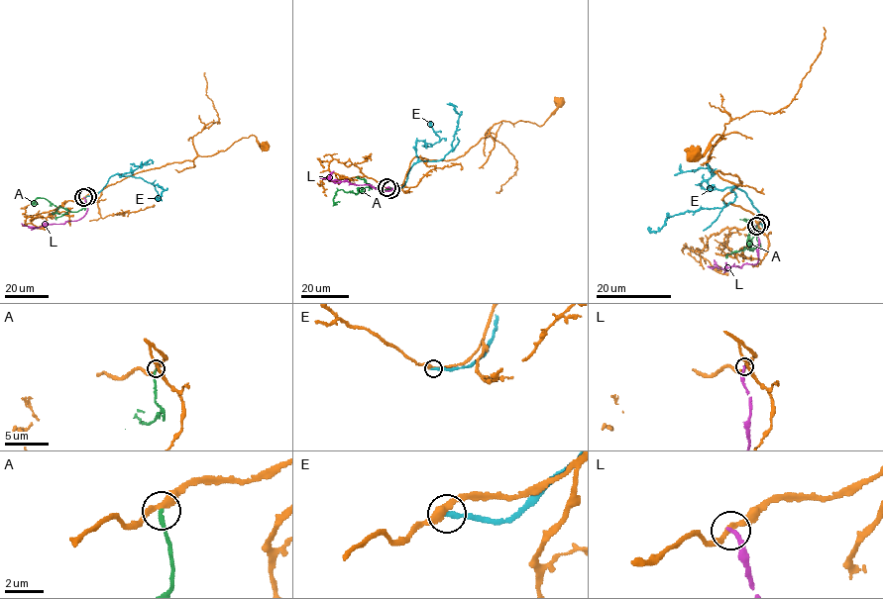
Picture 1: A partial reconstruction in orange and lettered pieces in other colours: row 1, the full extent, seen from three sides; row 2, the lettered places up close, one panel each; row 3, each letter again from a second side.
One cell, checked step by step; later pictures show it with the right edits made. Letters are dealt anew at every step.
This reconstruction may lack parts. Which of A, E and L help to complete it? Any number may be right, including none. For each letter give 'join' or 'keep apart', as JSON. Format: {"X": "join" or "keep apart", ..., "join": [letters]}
{"A": "join", "E": "keep apart", "L": "keep apart", "join": ["A"]}

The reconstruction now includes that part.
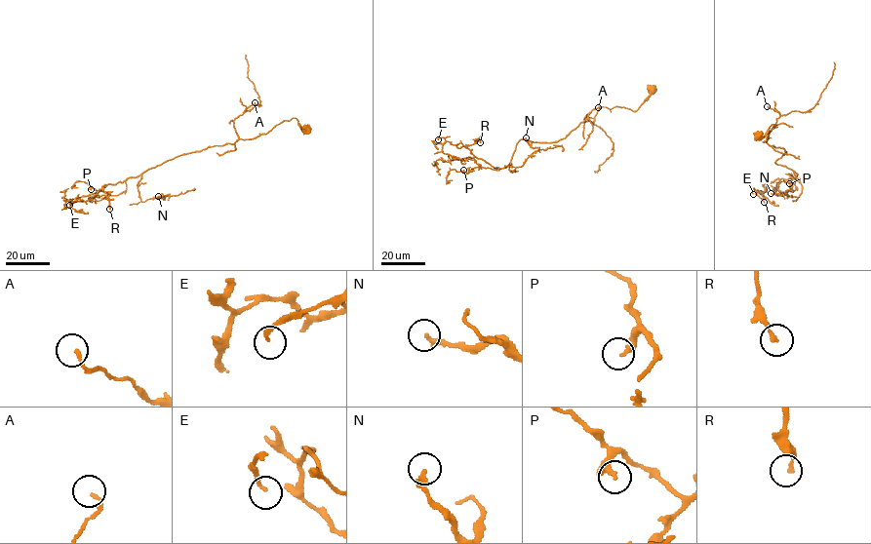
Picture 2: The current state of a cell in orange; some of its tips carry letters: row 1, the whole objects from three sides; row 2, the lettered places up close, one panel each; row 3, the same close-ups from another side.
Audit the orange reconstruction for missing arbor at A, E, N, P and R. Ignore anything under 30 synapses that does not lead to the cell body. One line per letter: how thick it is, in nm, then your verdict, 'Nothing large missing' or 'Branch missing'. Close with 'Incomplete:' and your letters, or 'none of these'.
A: Thickness 130 nm. Nothing large missing
E: Thickness 170 nm. Nothing large missing
N: Thickness 240 nm. Nothing large missing
P: Thickness 180 nm. Nothing large missing
R: Thickness 180 nm. Nothing large missing
Incomplete: none of these

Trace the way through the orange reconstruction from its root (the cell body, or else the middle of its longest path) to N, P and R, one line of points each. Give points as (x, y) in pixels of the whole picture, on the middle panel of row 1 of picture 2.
N: (652, 90), (634, 111), (593, 108), (557, 141), (520, 139), (511, 172), (538, 149), (526, 137)
P: (652, 90), (634, 111), (616, 106), (593, 108), (557, 141), (520, 139), (506, 167), (463, 170)
R: (652, 90), (634, 111), (593, 108), (557, 141), (520, 139), (504, 168), (493, 167), (465, 146), (480, 142)

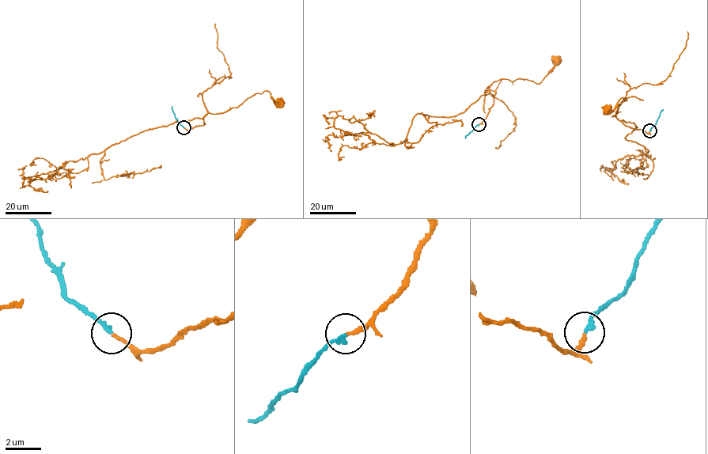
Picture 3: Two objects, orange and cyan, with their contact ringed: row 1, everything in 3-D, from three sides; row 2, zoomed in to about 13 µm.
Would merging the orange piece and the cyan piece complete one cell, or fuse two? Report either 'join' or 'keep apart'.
join

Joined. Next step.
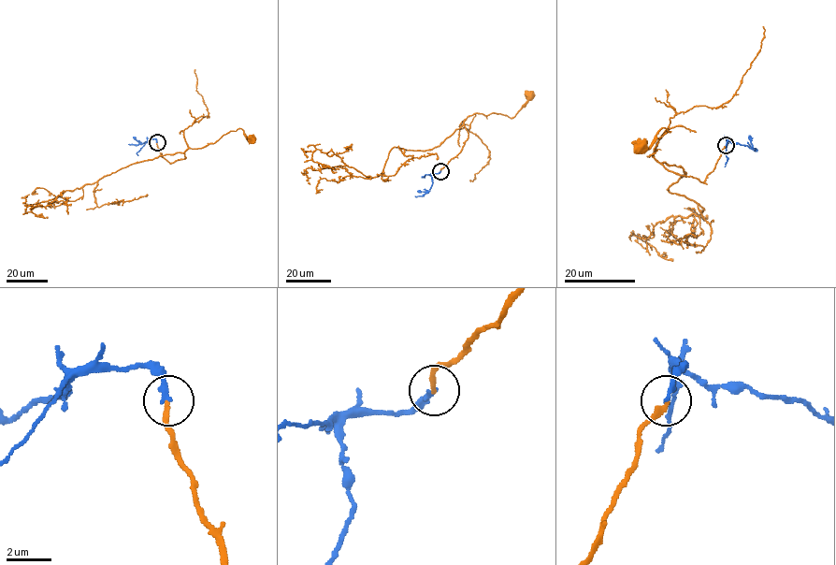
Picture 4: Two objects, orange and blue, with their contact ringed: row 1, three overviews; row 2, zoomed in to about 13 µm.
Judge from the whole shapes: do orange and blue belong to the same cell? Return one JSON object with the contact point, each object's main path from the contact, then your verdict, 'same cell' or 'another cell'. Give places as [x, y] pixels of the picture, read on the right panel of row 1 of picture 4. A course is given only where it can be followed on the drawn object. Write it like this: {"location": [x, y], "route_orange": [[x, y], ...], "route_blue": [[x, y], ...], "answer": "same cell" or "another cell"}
{"location": [726, 145], "route_orange": [[726, 145], [702, 182], [669, 171], [648, 156], [658, 138], [670, 132], [664, 127], [648, 149], [641, 146]], "route_blue": [[726, 145], [727, 139], [755, 148]], "answer": "same cell"}

